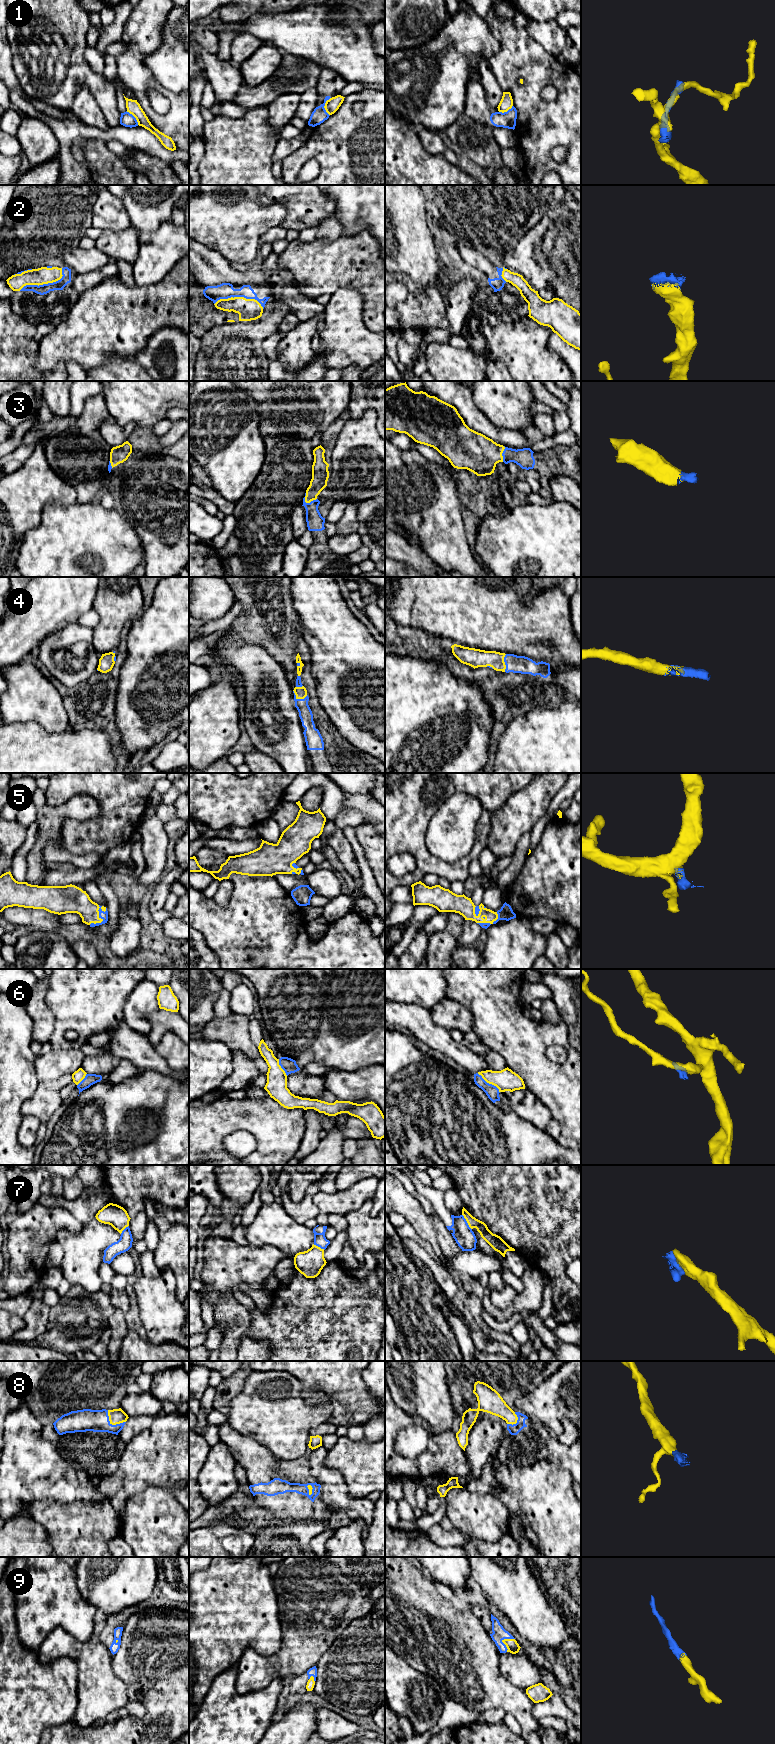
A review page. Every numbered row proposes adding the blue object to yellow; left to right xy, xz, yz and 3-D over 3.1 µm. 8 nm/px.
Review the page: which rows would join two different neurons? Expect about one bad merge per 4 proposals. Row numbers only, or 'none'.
1, 6

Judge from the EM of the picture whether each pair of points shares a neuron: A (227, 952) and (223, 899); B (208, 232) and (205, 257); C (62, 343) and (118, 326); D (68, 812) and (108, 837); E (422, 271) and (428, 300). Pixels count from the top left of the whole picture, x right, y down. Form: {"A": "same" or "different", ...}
{"A": "different", "B": "different", "C": "same", "D": "different", "E": "different"}

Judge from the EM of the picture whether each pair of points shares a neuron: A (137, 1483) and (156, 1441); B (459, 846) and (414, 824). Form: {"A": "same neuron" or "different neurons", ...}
{"A": "same neuron", "B": "different neurons"}

